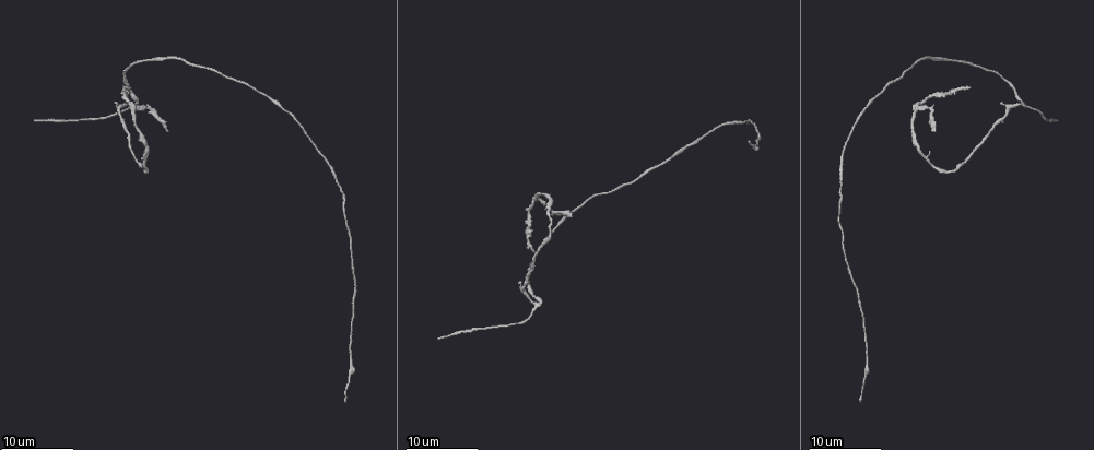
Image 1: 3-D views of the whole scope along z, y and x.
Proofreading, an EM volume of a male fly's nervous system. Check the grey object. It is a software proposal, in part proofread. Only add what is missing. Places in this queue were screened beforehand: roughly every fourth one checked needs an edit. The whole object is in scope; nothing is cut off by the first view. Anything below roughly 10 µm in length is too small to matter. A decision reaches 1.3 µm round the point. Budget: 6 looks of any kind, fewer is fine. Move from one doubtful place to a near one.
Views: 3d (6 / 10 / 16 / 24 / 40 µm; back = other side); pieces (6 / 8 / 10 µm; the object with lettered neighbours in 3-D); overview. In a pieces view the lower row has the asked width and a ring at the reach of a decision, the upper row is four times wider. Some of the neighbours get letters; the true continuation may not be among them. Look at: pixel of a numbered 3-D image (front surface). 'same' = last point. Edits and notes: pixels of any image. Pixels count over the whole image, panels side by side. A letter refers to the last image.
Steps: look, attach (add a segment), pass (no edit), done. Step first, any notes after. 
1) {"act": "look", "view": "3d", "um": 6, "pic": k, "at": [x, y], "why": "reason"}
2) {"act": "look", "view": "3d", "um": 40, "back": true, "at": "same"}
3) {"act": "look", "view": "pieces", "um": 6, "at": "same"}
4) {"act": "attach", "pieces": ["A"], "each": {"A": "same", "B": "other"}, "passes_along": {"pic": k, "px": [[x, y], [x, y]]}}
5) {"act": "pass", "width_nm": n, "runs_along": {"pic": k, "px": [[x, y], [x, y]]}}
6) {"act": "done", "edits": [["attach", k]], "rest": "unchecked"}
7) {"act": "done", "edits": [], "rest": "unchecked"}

{"act": "look", "view": "3d", "um": 24, "pic": 1, "at": [934, 131], "why": "free end"}

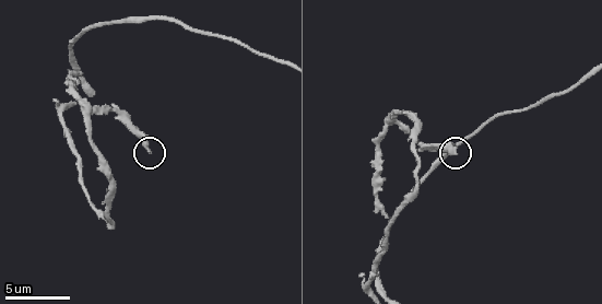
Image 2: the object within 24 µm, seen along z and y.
{"act": "look", "view": "pieces", "um": 10, "pic": 2, "at": [148, 148]}

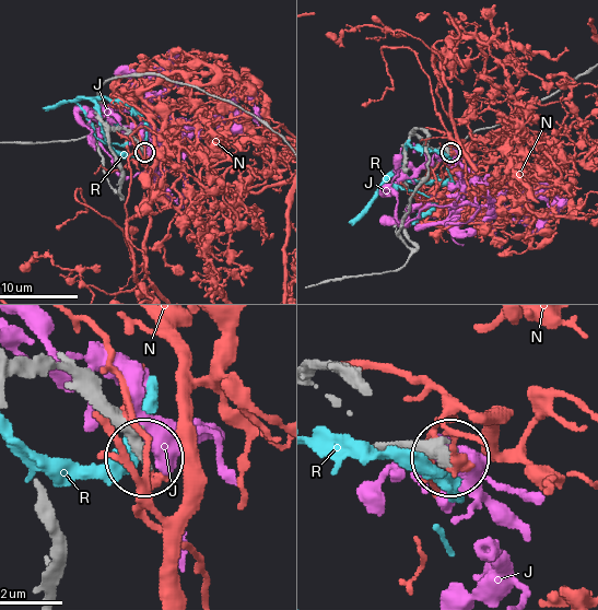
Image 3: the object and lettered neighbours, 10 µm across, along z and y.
{"act": "pass", "each": {"J": "other", "N": "other", "R": "other"}, "runs_along": {"pic": 3, "px": [[16, 374], [63, 368], [139, 458]]}, "found": "none of them fits"}

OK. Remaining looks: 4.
{"act": "look", "view": "3d", "um": 16, "pic": 1, "at": [749, 141], "why": "branch stops here"}

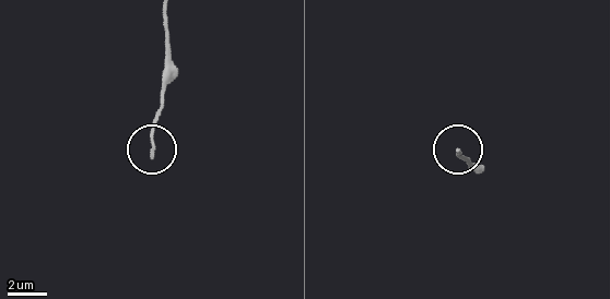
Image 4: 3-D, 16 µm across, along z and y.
{"act": "look", "view": "pieces", "um": 8, "pic": 4, "at": [153, 155], "why": "what lies round it"}

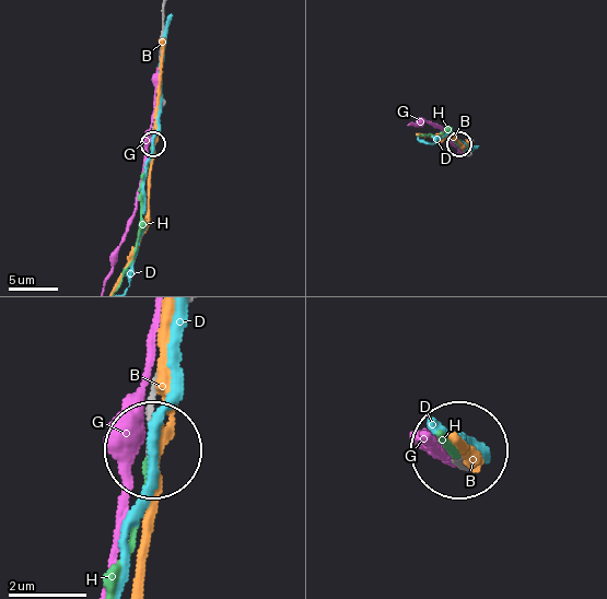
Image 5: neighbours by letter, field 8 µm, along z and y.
{"act": "attach", "pieces": ["H"], "each": {"B": "other", "D": "other", "G": "other", "H": "same"}, "passes_along": {"pic": 5, "px": [[155, 120], [141, 186], [141, 232], [132, 261], [123, 279]]}, "found": "the neuron continues"}

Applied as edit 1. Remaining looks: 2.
{"act": "look", "view": "3d", "um": 24, "pic": 1, "at": [35, 121], "why": "branch stops here"}

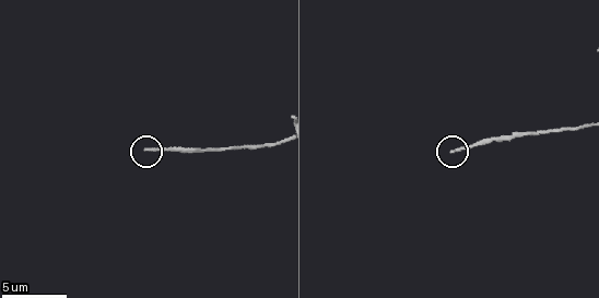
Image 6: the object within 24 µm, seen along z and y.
{"act": "look", "view": "pieces", "um": 10, "pic": 6, "at": [145, 150], "why": "see the neighbours"}

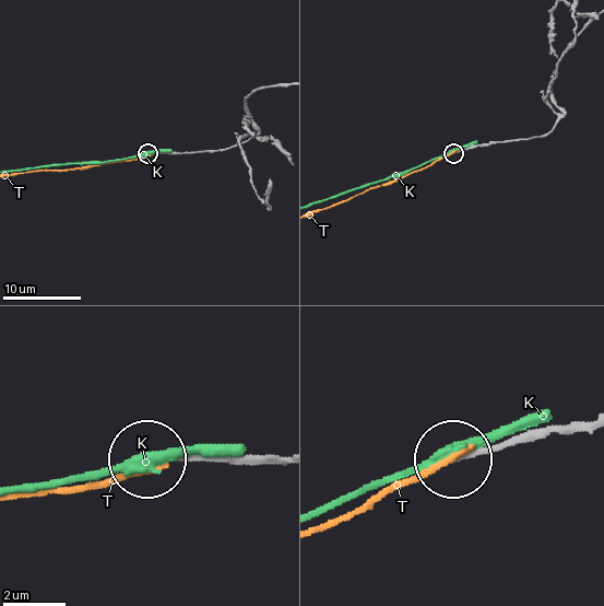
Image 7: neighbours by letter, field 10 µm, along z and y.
{"act": "pass", "width_nm": 150, "each": {"K": "other", "T": "other"}, "found": "none of them fits"}

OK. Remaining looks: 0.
{"act": "done", "edits": [["attach", 5]], "rest": "unchecked"}

